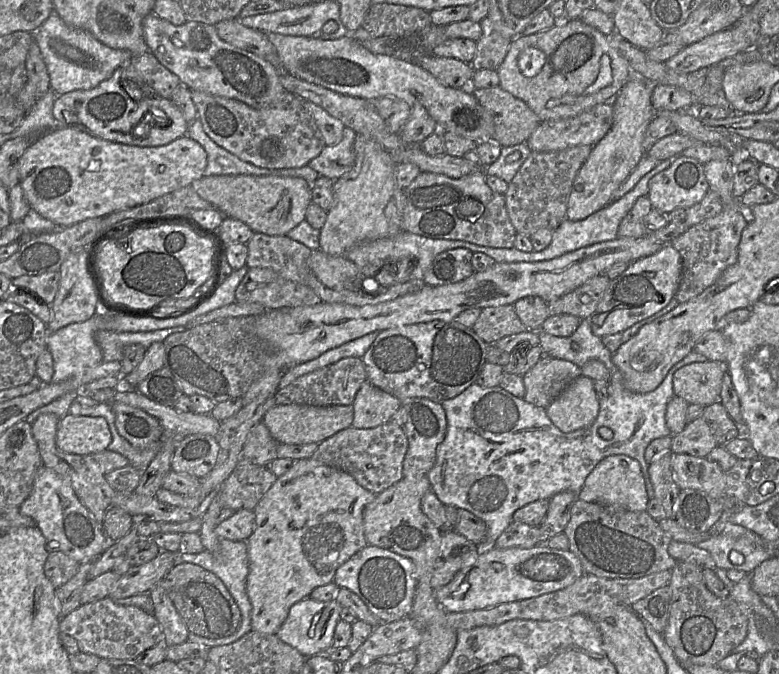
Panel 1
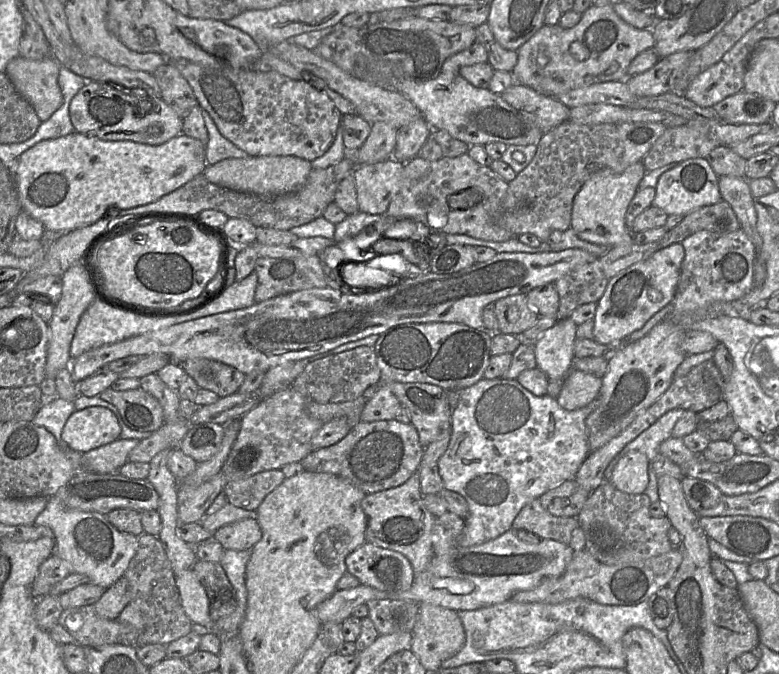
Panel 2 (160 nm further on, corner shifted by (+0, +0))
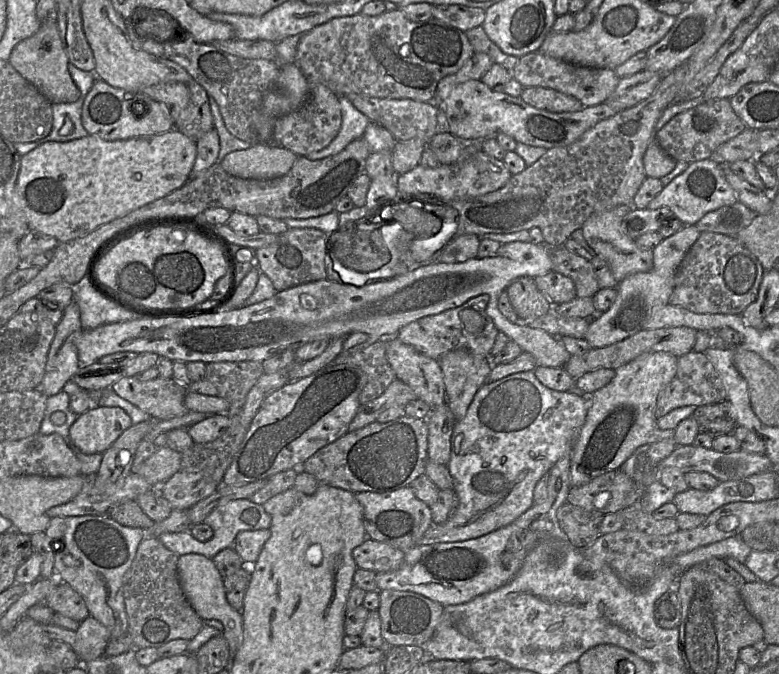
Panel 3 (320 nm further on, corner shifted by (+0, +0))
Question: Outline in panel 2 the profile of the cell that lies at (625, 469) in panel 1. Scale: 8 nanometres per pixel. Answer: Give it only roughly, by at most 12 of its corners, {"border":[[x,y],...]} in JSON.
{"border":[[632,451],[608,473],[618,490],[644,493],[648,457]]}

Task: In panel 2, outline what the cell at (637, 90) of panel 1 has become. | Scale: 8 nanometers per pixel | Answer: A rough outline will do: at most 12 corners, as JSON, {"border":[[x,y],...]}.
{"border":[[601,170],[576,194],[570,227],[608,248],[635,245],[625,214],[645,172]]}

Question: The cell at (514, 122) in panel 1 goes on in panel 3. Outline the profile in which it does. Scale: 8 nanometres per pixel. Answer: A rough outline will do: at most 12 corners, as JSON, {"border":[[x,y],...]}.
{"border":[[527,87],[520,98],[554,113],[583,108],[577,98],[550,88]]}

